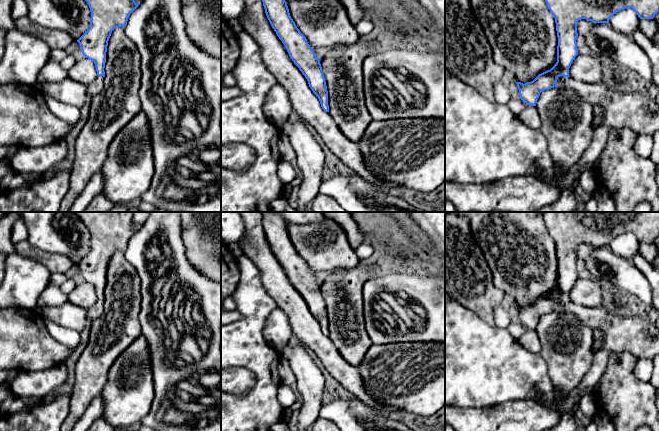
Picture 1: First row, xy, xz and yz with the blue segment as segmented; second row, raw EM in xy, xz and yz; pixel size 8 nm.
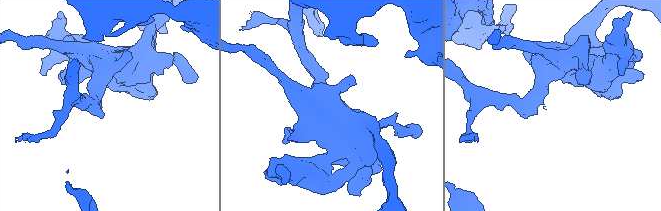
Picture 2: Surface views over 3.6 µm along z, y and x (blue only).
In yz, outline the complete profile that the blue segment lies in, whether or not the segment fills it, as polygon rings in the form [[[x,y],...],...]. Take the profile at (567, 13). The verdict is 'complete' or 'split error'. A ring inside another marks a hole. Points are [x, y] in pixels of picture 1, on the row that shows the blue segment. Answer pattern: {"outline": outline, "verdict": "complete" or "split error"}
{"outline": [[[545,0],[548,9],[555,18],[558,37],[557,62],[550,69],[539,74],[533,81],[525,84],[516,82],[520,99],[530,106],[536,106],[540,93],[554,87],[559,89],[569,88],[580,94],[591,105],[598,105],[604,109],[602,124],[594,130],[591,144],[583,153],[580,160],[572,166],[567,174],[574,175],[585,165],[595,162],[606,146],[611,129],[627,127],[636,134],[652,136],[659,130],[659,100],[655,101],[646,94],[640,92],[622,93],[619,90],[609,88],[604,83],[585,83],[577,81],[569,76],[569,68],[578,55],[576,39],[577,23],[586,19],[593,23],[609,23],[611,17],[626,8],[632,8],[640,19],[653,19],[659,12],[659,0]]], "verdict": "split error"}

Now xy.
{"outline": [[[85,0],[91,12],[89,29],[77,40],[82,54],[93,61],[97,77],[86,85],[91,97],[104,87],[108,41],[116,27],[125,27],[130,14],[139,6],[135,0]]], "verdict": "split error"}

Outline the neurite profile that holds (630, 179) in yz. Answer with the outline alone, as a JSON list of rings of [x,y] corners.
[[[630,128],[611,129],[606,146],[597,159],[594,169],[596,182],[606,187],[615,201],[618,212],[632,212],[642,201],[651,205],[651,212],[659,212],[659,187],[656,183],[656,164],[640,157],[635,149],[636,132]]]

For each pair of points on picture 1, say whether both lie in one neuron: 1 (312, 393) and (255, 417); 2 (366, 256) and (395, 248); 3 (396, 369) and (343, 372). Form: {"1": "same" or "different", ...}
{"1": "different", "2": "different", "3": "different"}

